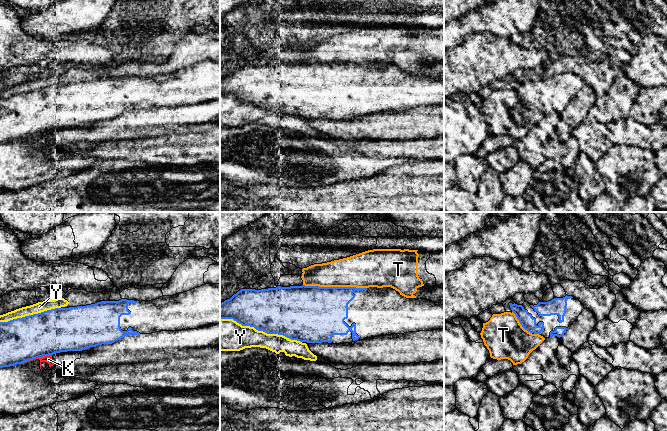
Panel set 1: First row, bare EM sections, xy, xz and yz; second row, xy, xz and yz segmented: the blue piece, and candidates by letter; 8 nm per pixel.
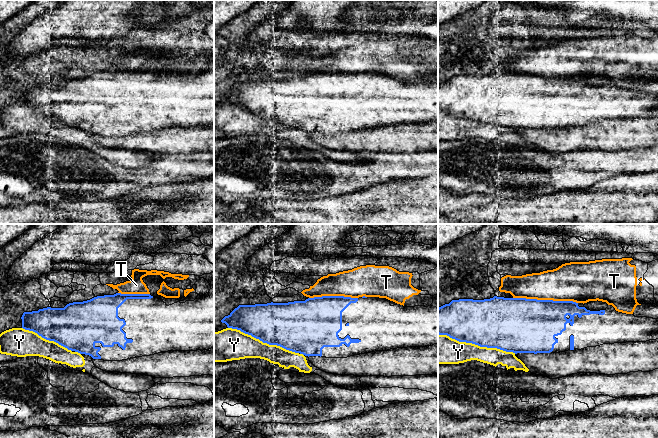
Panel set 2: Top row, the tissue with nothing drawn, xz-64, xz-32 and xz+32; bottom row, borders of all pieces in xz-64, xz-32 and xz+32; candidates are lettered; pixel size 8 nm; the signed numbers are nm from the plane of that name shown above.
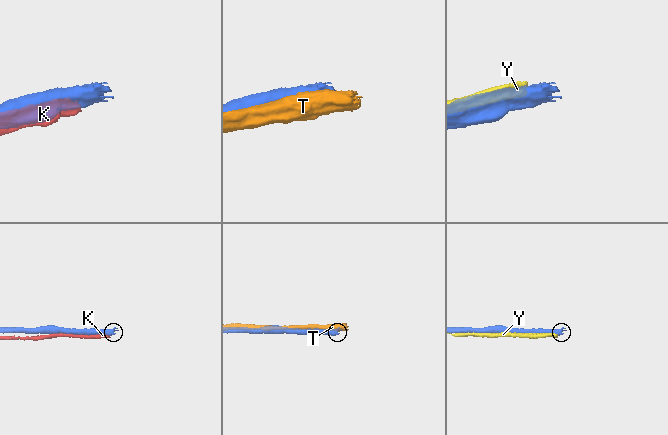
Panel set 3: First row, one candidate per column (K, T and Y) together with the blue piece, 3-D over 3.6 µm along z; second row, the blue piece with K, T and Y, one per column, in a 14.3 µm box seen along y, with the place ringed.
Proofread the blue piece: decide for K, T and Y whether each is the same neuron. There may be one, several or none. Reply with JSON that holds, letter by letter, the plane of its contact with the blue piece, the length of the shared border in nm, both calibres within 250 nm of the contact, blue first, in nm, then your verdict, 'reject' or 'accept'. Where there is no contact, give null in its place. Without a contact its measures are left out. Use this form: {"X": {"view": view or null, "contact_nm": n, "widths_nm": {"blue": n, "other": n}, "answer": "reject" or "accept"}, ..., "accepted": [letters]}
{"K": {"view": "xy", "contact_nm": 140, "widths_nm": {"blue": 360, "other": 60}, "answer": "reject"}, "T": {"view": "xz", "contact_nm": 500, "widths_nm": {"blue": 420, "other": 280}, "answer": "reject"}, "Y": {"view": "xz", "contact_nm": 700, "widths_nm": {"blue": 380, "other": 240}, "answer": "reject"}, "accepted": []}

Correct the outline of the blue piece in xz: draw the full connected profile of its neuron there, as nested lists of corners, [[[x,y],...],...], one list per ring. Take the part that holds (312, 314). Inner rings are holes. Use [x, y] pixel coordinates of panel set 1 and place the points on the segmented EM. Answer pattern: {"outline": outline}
{"outline": [[[290,286],[268,288],[268,289],[241,289],[234,294],[230,299],[220,303],[220,319],[233,319],[242,326],[254,327],[258,331],[263,331],[267,334],[283,335],[291,340],[297,340],[307,343],[322,343],[328,342],[333,344],[352,343],[355,340],[365,340],[377,336],[385,336],[392,334],[404,334],[408,332],[419,331],[433,331],[444,329],[444,300],[439,303],[431,302],[427,299],[414,299],[406,298],[397,293],[397,291],[391,287],[383,287],[380,290],[377,287],[369,288],[356,288],[356,287],[319,287],[319,286]]]}

